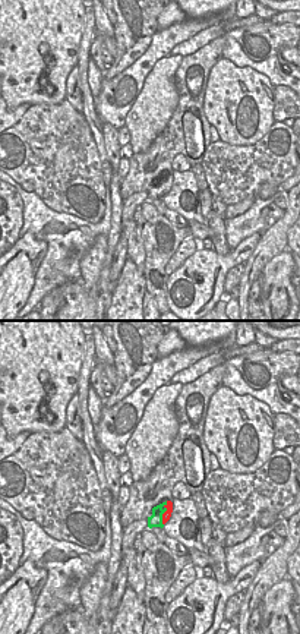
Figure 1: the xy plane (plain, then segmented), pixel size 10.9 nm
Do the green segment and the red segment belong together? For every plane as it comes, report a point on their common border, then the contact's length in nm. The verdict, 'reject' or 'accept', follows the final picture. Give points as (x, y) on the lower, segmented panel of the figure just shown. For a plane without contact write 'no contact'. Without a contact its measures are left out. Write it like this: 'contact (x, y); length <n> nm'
contact (164, 511); length 280 nm

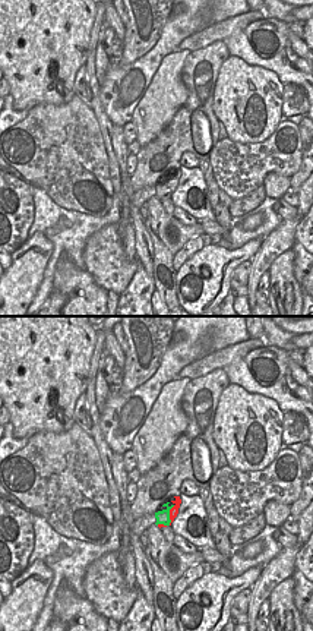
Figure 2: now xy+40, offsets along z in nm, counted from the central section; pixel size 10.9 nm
contact (168, 516); length 240 nm

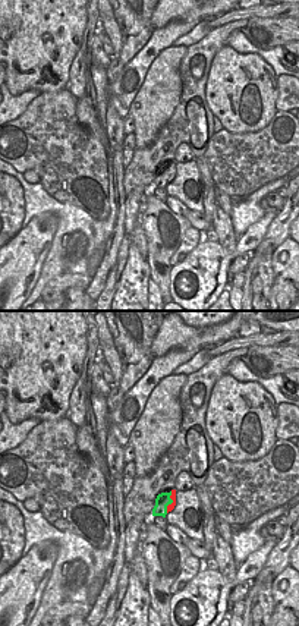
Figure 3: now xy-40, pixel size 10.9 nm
contact (172, 502); length 240 nm

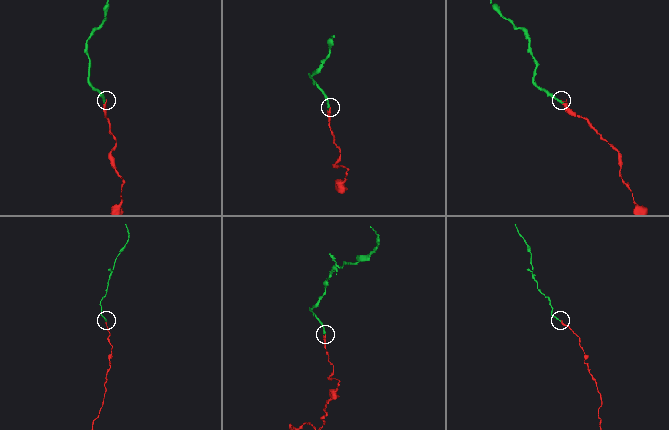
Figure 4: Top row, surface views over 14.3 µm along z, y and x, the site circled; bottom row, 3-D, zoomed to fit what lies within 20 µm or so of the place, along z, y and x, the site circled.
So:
accept

